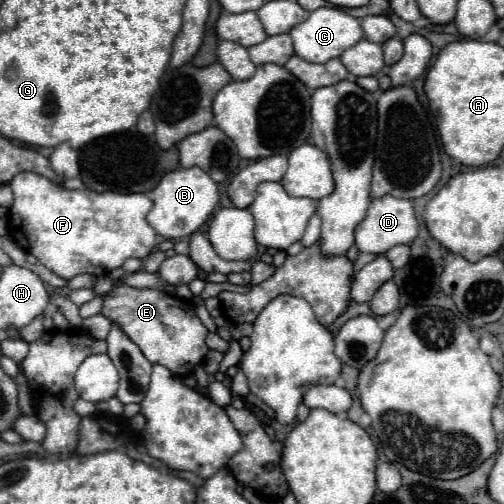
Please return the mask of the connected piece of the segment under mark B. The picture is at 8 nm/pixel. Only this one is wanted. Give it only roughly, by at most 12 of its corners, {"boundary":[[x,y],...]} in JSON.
{"boundary":[[201,168],[167,172],[147,222],[181,240],[207,222],[217,184]]}

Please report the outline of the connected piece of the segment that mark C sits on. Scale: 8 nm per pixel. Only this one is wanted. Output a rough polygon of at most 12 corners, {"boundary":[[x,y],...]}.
{"boundary":[[335,6],[291,30],[295,54],[323,64],[363,40],[361,22]]}

